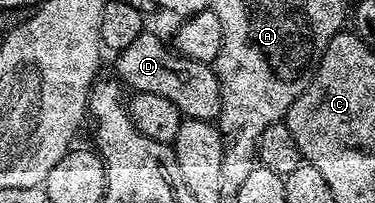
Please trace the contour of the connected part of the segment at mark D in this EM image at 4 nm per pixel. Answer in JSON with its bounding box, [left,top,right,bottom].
[117,33,221,120]

